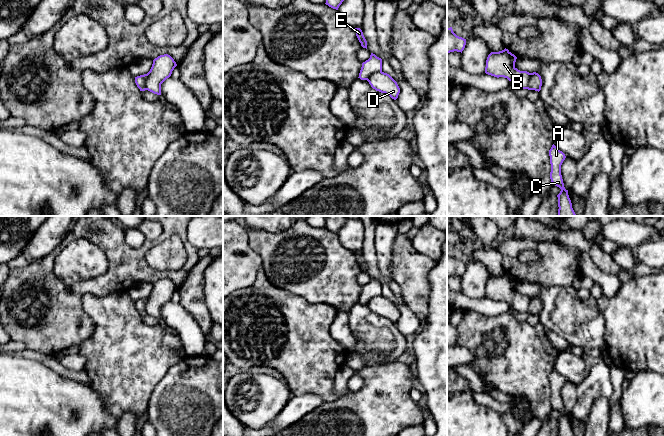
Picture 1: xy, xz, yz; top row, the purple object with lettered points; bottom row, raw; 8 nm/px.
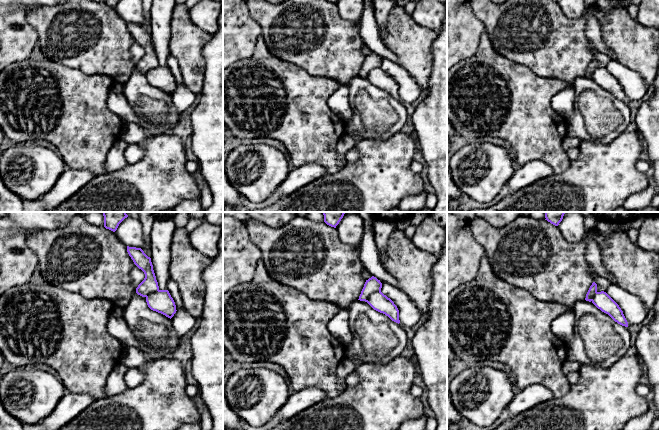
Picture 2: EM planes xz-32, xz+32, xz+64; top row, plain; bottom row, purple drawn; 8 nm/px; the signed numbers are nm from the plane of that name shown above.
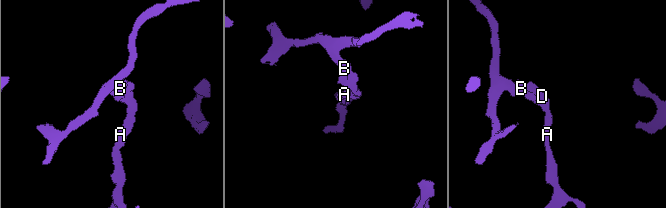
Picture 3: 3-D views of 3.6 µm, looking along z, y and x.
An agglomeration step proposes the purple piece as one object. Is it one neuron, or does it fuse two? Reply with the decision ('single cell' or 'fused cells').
fused cells

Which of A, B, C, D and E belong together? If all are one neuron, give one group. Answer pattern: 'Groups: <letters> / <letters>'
Groups: A C D / B E

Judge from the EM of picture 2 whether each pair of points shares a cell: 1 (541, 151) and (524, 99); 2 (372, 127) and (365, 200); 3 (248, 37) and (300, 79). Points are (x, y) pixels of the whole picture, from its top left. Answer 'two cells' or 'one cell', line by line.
1: one cell
2: two cells
3: two cells

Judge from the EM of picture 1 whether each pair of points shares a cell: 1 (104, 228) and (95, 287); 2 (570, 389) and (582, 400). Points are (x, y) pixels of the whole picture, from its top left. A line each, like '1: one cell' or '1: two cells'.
1: one cell
2: two cells

